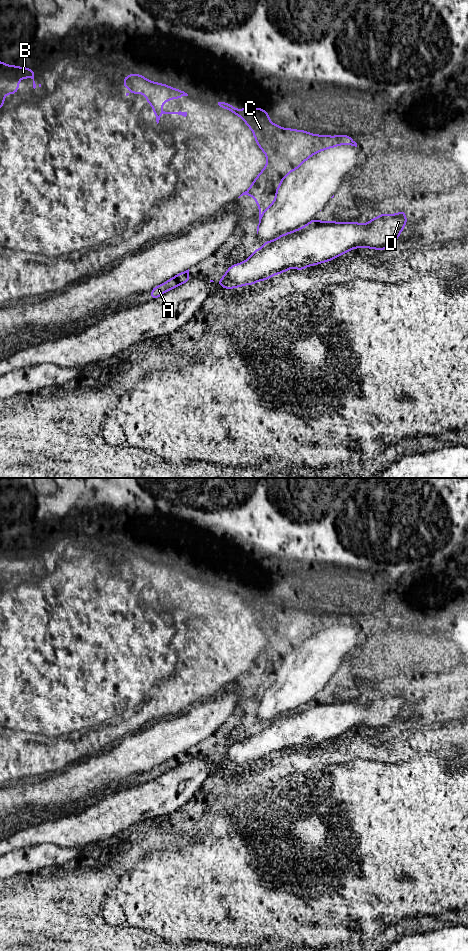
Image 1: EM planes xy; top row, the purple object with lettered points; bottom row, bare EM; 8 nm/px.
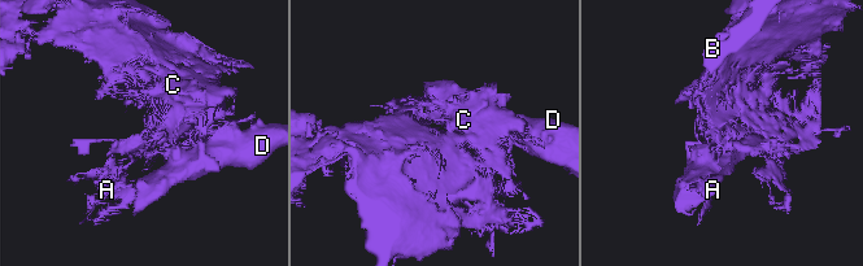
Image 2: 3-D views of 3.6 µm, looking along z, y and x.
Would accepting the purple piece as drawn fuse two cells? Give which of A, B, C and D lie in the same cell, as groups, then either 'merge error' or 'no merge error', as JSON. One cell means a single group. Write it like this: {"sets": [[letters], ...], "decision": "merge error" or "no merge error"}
{"sets": [["A", "B", "C"], ["D"]], "decision": "merge error"}

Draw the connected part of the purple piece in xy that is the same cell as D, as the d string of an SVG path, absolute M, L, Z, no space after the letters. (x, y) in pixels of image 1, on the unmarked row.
M406 693L379 694L367 704L336 702L288 717L273 720L266 729L245 741L229 747L223 766L239 768L266 761L268 757L295 748L300 751L311 745L332 741L351 729L366 727L383 730L398 719L407 703Z

